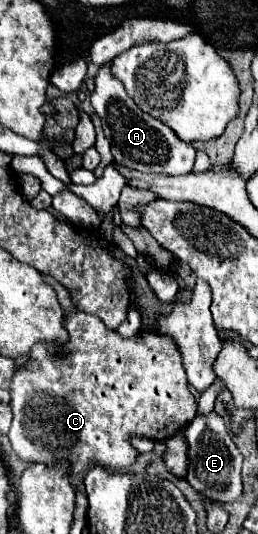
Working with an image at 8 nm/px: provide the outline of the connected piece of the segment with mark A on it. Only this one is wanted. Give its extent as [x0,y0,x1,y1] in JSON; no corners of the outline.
[90,65,196,175]

